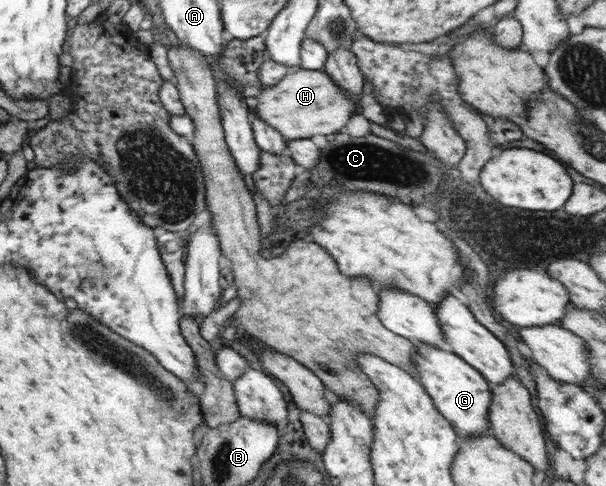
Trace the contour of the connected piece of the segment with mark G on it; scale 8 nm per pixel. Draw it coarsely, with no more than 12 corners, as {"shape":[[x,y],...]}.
{"shape":[[418,344],[418,381],[459,436],[490,432],[490,383]]}

